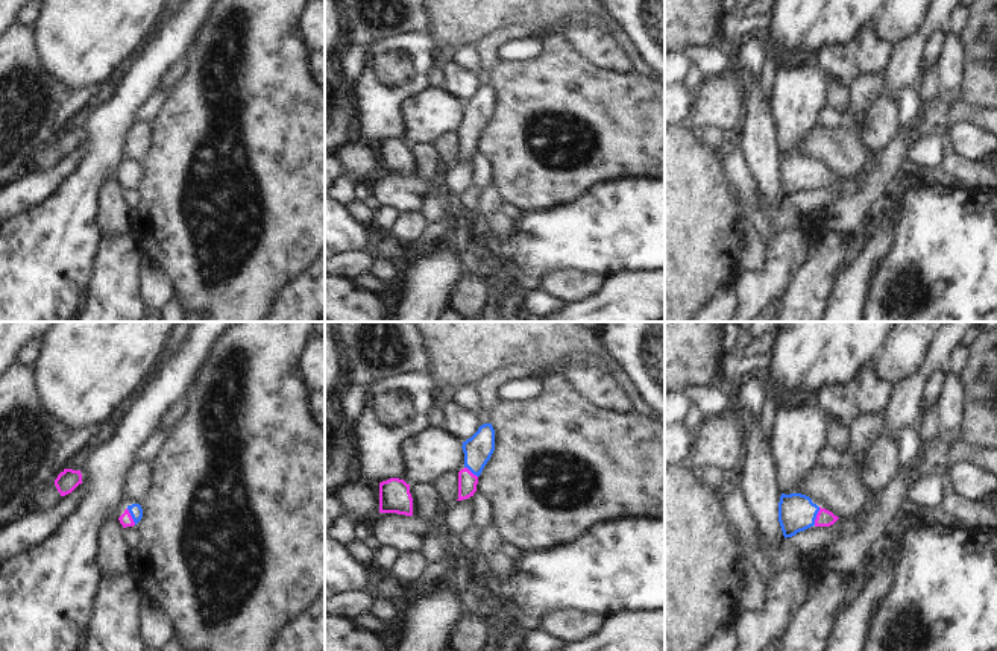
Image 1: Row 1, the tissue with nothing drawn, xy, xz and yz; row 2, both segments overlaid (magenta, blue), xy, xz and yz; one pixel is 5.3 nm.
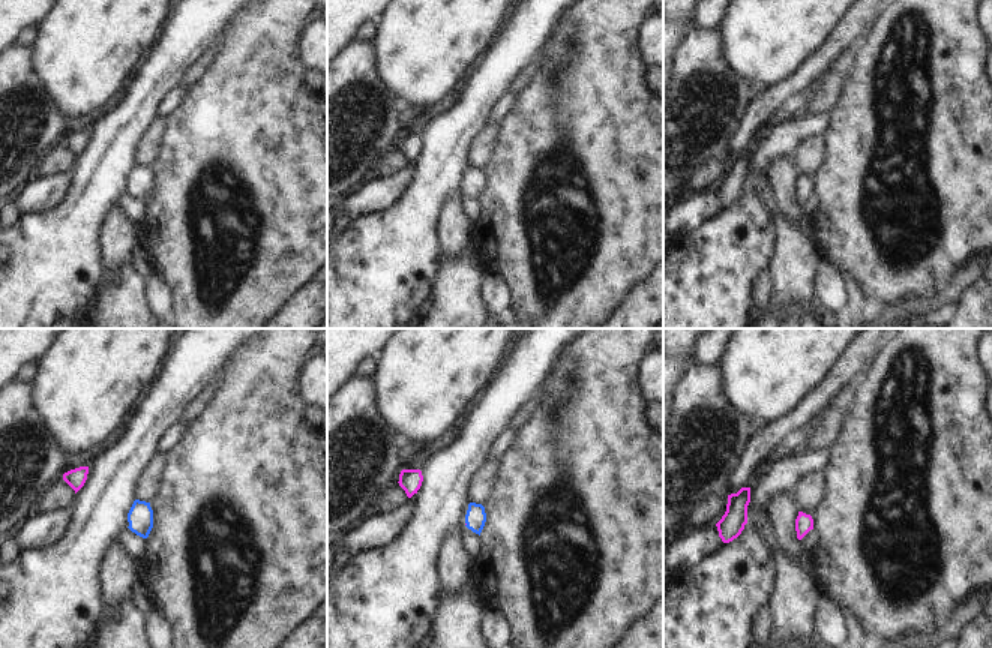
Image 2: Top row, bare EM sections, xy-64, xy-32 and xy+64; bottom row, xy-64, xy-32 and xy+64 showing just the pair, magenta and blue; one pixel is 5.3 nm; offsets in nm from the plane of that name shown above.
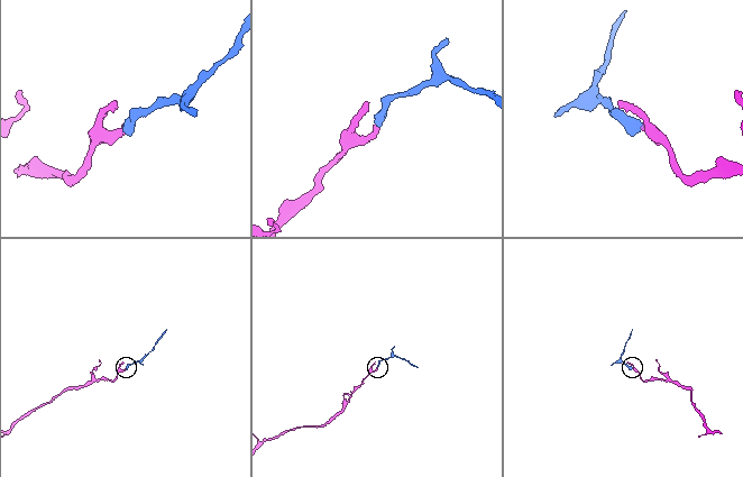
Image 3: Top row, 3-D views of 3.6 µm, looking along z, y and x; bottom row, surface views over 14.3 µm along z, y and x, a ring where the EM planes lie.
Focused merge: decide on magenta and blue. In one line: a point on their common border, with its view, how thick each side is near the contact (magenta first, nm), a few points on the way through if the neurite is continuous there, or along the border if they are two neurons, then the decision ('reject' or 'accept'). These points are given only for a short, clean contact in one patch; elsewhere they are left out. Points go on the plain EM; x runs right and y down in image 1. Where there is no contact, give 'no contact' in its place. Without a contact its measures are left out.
meets magenta in yz at (817, 176); 90 nm thick on the magenta side, 200 nm on the other; runs through yz (824, 178), (817, 176), (797, 172); accept

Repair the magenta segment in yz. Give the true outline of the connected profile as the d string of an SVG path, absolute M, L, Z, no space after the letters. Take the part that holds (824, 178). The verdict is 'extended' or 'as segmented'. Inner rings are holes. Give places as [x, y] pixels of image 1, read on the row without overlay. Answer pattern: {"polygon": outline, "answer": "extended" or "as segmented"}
{"polygon": "M782 153L778 162L778 182L785 199L792 197L810 187L830 187L839 178L832 171L818 167L812 159L801 153Z", "answer": "extended"}

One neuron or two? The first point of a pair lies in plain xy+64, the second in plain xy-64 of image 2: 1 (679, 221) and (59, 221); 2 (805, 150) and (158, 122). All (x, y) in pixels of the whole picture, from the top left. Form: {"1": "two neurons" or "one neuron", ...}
{"1": "two neurons", "2": "one neuron"}

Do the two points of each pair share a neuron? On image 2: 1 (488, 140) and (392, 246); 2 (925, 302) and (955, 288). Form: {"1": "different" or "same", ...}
{"1": "different", "2": "same"}

